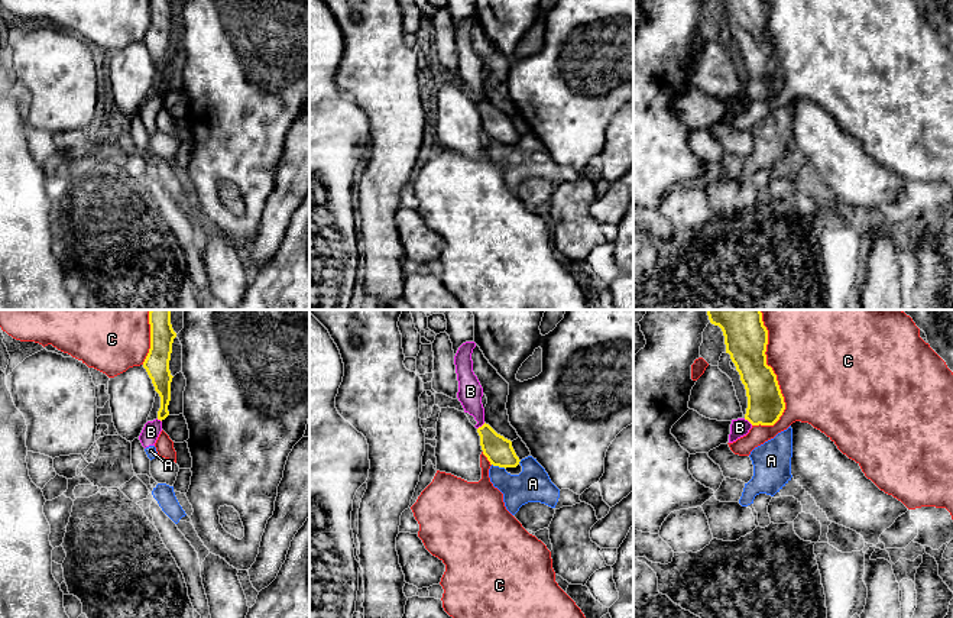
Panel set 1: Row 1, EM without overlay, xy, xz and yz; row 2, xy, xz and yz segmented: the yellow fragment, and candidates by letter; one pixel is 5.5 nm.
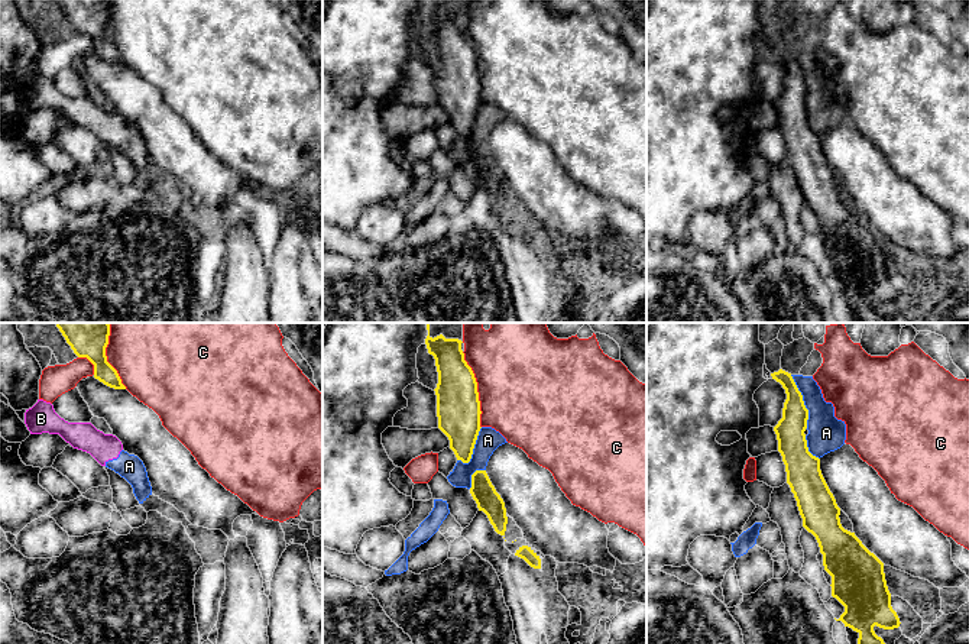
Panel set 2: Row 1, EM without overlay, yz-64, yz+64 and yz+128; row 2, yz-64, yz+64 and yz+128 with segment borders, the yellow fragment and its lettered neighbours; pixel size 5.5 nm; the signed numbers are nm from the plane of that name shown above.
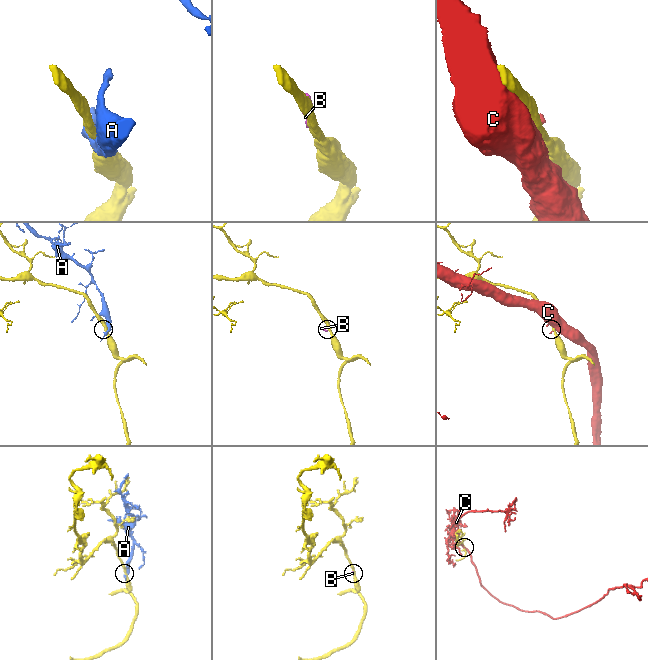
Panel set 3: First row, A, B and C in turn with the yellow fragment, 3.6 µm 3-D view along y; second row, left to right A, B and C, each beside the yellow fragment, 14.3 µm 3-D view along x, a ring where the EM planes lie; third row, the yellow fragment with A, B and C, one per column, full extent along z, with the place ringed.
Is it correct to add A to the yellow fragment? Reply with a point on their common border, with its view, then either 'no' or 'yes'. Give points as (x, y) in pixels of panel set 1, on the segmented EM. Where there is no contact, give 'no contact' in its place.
contact xz (499, 466); no

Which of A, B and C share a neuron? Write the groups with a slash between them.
A B / C

